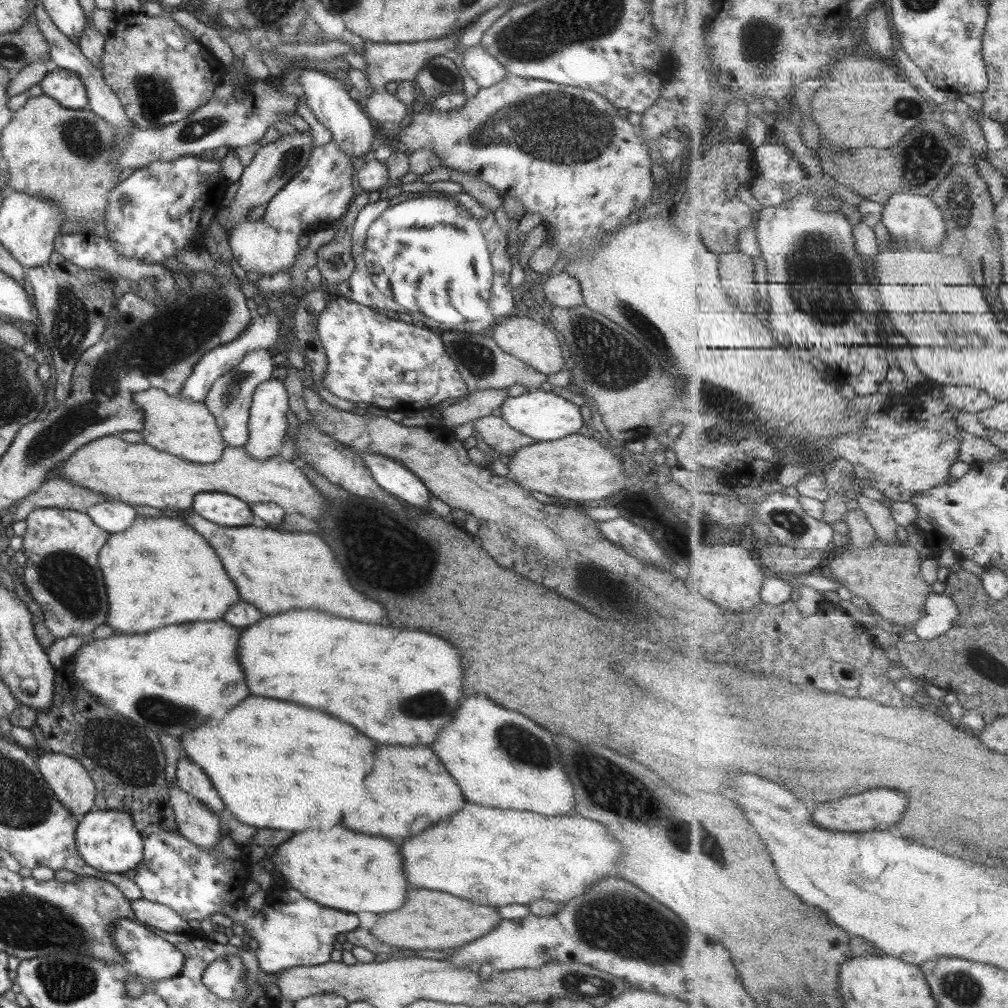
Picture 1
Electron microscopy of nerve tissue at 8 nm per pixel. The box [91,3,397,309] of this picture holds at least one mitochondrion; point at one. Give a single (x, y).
(156, 98)

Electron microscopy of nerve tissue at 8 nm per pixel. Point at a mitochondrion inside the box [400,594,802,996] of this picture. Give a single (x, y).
(616, 924)

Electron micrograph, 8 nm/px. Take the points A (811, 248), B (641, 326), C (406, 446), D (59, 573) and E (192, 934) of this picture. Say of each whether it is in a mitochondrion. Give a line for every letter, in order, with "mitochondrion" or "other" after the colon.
A: mitochondrion
B: mitochondrion
C: mitochondrion
D: mitochondrion
E: other

